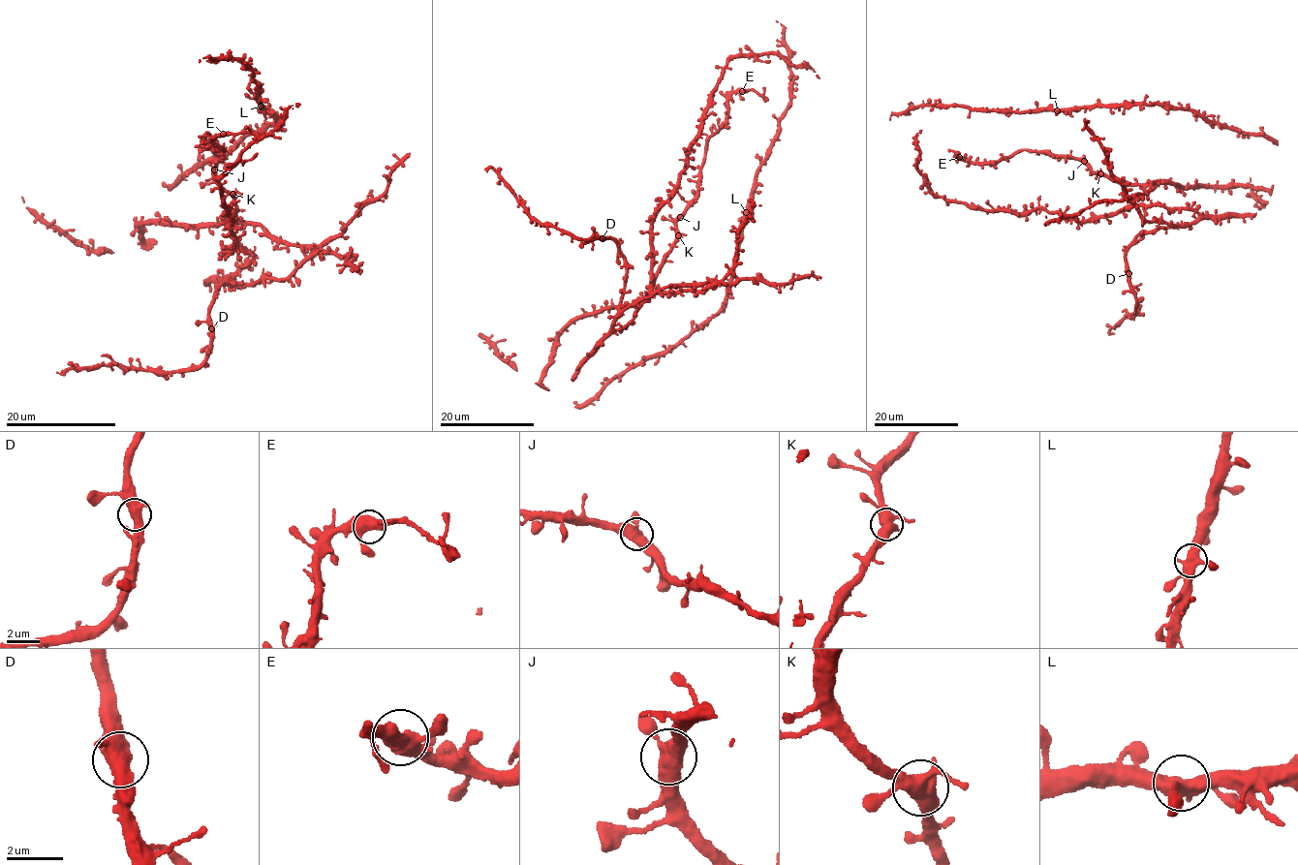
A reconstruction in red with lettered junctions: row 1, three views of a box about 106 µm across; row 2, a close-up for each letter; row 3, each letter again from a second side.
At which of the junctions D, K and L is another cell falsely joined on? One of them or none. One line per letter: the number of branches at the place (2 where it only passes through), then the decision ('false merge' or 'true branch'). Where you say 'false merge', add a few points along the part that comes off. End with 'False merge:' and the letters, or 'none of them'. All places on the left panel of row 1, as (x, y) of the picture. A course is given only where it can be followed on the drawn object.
D: 3 | true branch
K: 3 | true branch
L: 3 | true branch
False merge: none of them

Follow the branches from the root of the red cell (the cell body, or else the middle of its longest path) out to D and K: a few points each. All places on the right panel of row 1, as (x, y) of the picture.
D: (1114, 181), (1151, 181), (1148, 190), (1133, 197), (1140, 214), (1181, 226), (1138, 234), (1127, 253), (1128, 273)
K: (1114, 181), (1100, 173)

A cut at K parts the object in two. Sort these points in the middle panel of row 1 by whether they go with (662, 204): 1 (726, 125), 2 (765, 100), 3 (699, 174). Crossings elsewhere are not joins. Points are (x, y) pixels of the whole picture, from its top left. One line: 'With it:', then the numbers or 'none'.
With it: none

